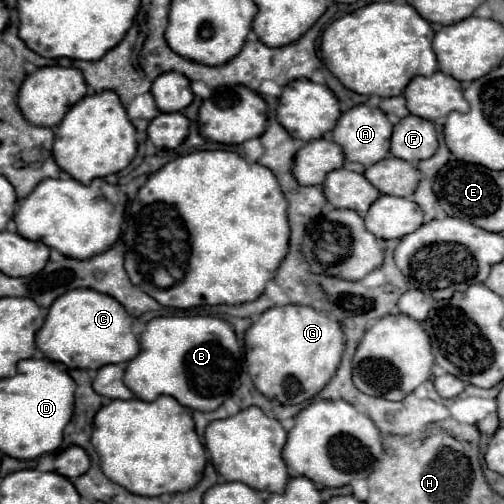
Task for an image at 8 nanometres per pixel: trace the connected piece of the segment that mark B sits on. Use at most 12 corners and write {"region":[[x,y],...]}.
{"region":[[159,316],[125,386],[215,410],[241,374],[241,346],[215,316]]}

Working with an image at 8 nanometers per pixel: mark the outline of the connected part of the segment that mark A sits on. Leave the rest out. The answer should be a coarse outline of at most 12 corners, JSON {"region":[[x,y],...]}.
{"region":[[359,104],[341,114],[333,142],[347,160],[371,166],[387,156],[393,126]]}

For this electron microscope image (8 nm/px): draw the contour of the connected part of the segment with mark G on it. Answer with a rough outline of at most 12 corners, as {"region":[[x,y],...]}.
{"region":[[299,304],[245,332],[263,396],[301,404],[335,374],[339,322]]}

